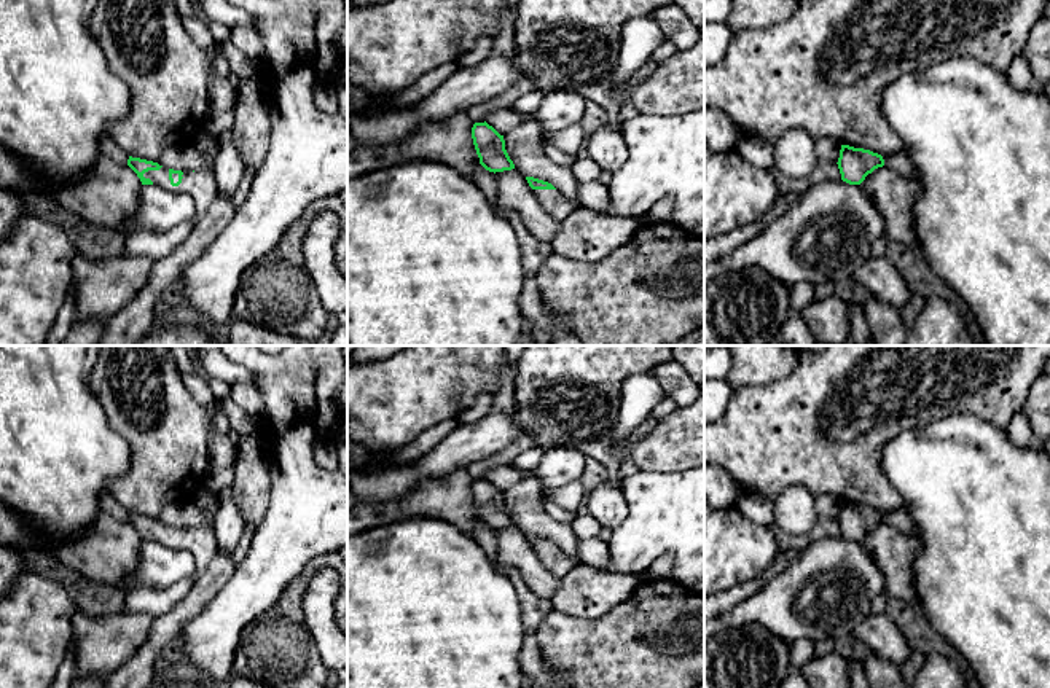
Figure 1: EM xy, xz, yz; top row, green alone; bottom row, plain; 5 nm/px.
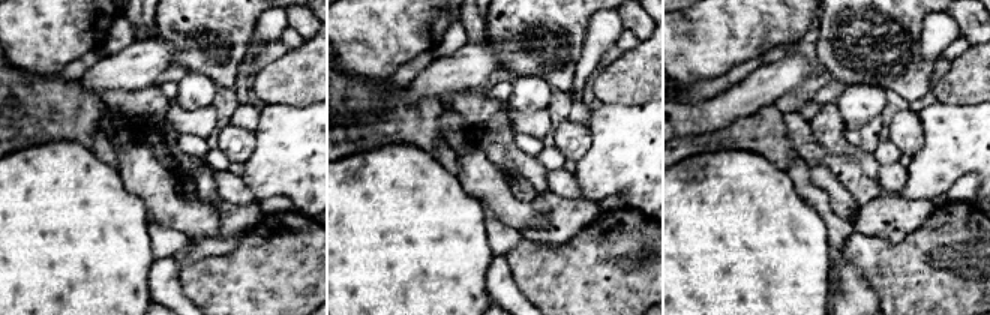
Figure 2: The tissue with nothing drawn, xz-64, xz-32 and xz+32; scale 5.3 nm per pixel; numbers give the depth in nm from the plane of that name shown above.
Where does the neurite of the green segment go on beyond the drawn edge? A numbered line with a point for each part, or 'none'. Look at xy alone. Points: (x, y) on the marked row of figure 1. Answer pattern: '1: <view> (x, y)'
1: xy (201, 185)

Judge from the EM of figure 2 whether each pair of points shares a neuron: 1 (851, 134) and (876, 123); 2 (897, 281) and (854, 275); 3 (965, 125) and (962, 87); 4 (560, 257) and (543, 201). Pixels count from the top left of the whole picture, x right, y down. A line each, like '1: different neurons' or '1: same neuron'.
1: different neurons
2: different neurons
3: different neurons
4: different neurons

